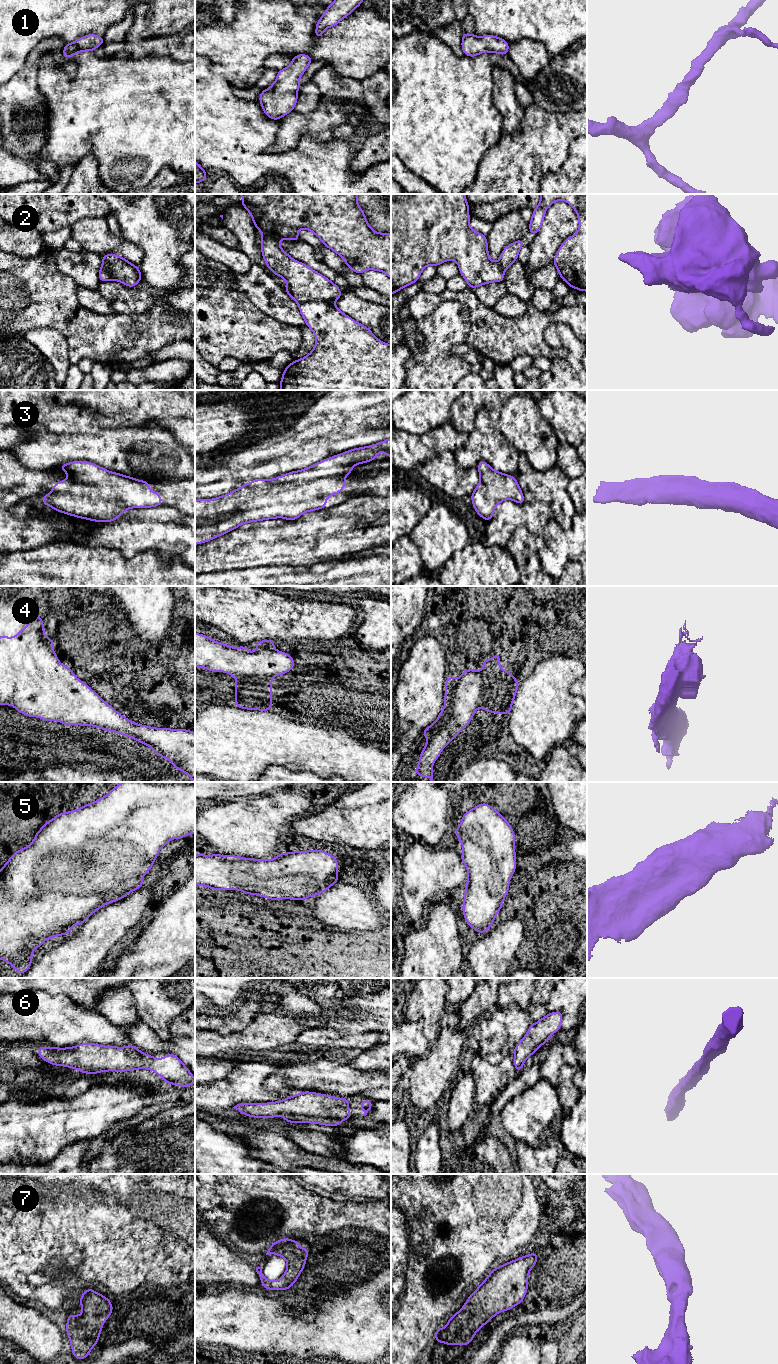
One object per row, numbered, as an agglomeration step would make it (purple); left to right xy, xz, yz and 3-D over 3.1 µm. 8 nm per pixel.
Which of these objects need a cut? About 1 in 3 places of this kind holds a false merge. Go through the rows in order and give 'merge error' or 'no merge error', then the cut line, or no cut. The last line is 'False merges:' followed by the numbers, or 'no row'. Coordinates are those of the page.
1: no merge error | no cut
2: merge error | xz (332, 301), (308, 300), (298, 304)
3: no merge error | no cut
4: no merge error | no cut
5: no merge error | no cut
6: no merge error | no cut
7: no merge error | no cut
False merges: 2

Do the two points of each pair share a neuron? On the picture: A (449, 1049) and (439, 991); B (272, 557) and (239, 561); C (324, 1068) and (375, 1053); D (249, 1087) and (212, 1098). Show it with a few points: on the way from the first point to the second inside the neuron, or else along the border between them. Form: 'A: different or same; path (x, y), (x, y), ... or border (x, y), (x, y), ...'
A: different; border (445, 1011), (440, 1021), (440, 1032), (437, 1038)
B: same; path (264, 557), (247, 557)
C: different; border (348, 1062), (359, 1071), (371, 1070)
D: same; path (240, 1087), (221, 1094)

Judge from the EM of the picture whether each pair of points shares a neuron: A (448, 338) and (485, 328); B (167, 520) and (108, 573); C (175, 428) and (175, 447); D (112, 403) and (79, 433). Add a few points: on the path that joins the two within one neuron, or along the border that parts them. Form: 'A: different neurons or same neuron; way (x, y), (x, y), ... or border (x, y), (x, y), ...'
A: different neurons; border (470, 309), (470, 332), (465, 341)
B: different neurons; border (104, 547), (118, 549), (127, 557), (149, 551)
C: different neurons; border (154, 427), (167, 429), (184, 446)
D: different neurons; border (78, 405), (101, 413), (109, 418)

